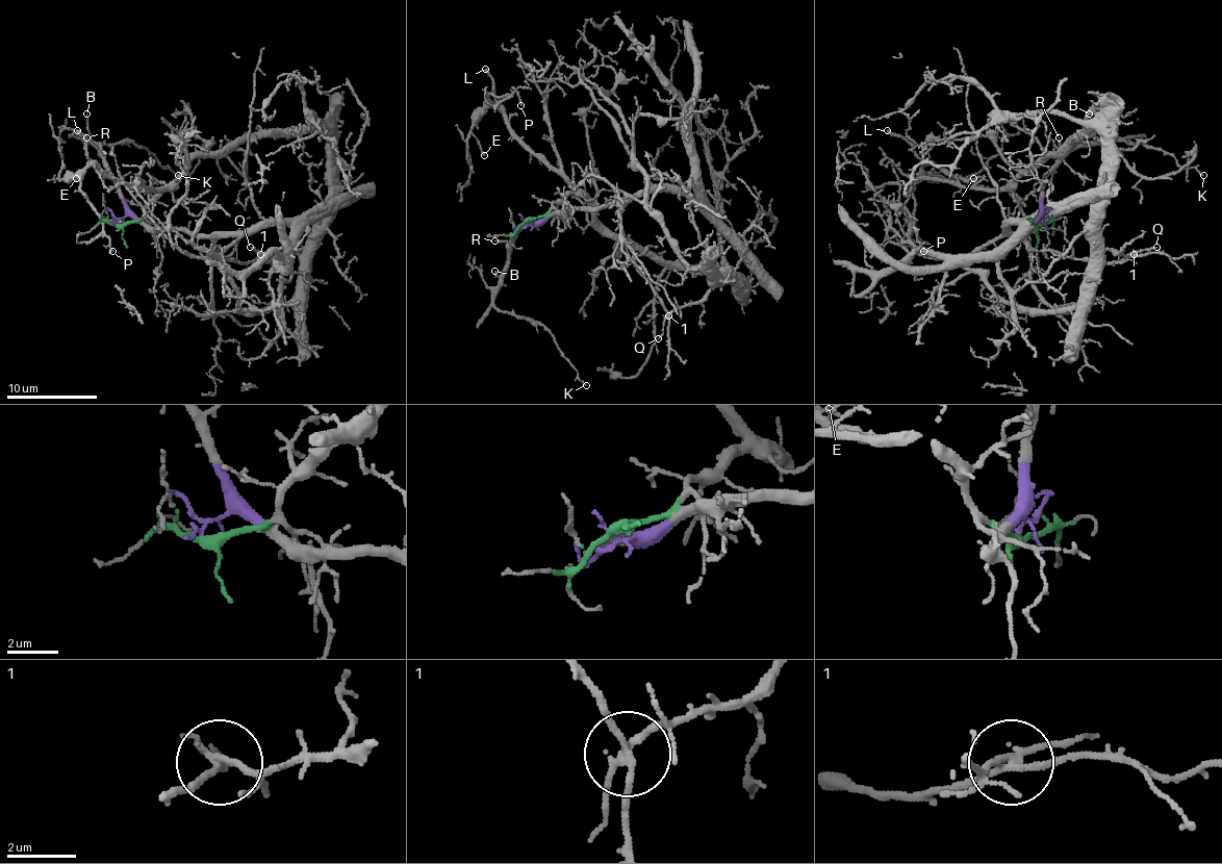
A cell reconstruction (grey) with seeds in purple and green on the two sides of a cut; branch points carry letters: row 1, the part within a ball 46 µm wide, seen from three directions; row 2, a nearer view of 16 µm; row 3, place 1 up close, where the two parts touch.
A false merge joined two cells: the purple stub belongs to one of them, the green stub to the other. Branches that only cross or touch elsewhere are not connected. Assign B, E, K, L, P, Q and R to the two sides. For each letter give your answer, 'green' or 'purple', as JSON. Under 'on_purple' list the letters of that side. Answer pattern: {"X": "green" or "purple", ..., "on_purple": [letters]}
{"B": "purple", "E": "green", "K": "purple", "L": "green", "P": "green", "Q": "green", "R": "purple", "on_purple": ["B", "K", "R"]}

